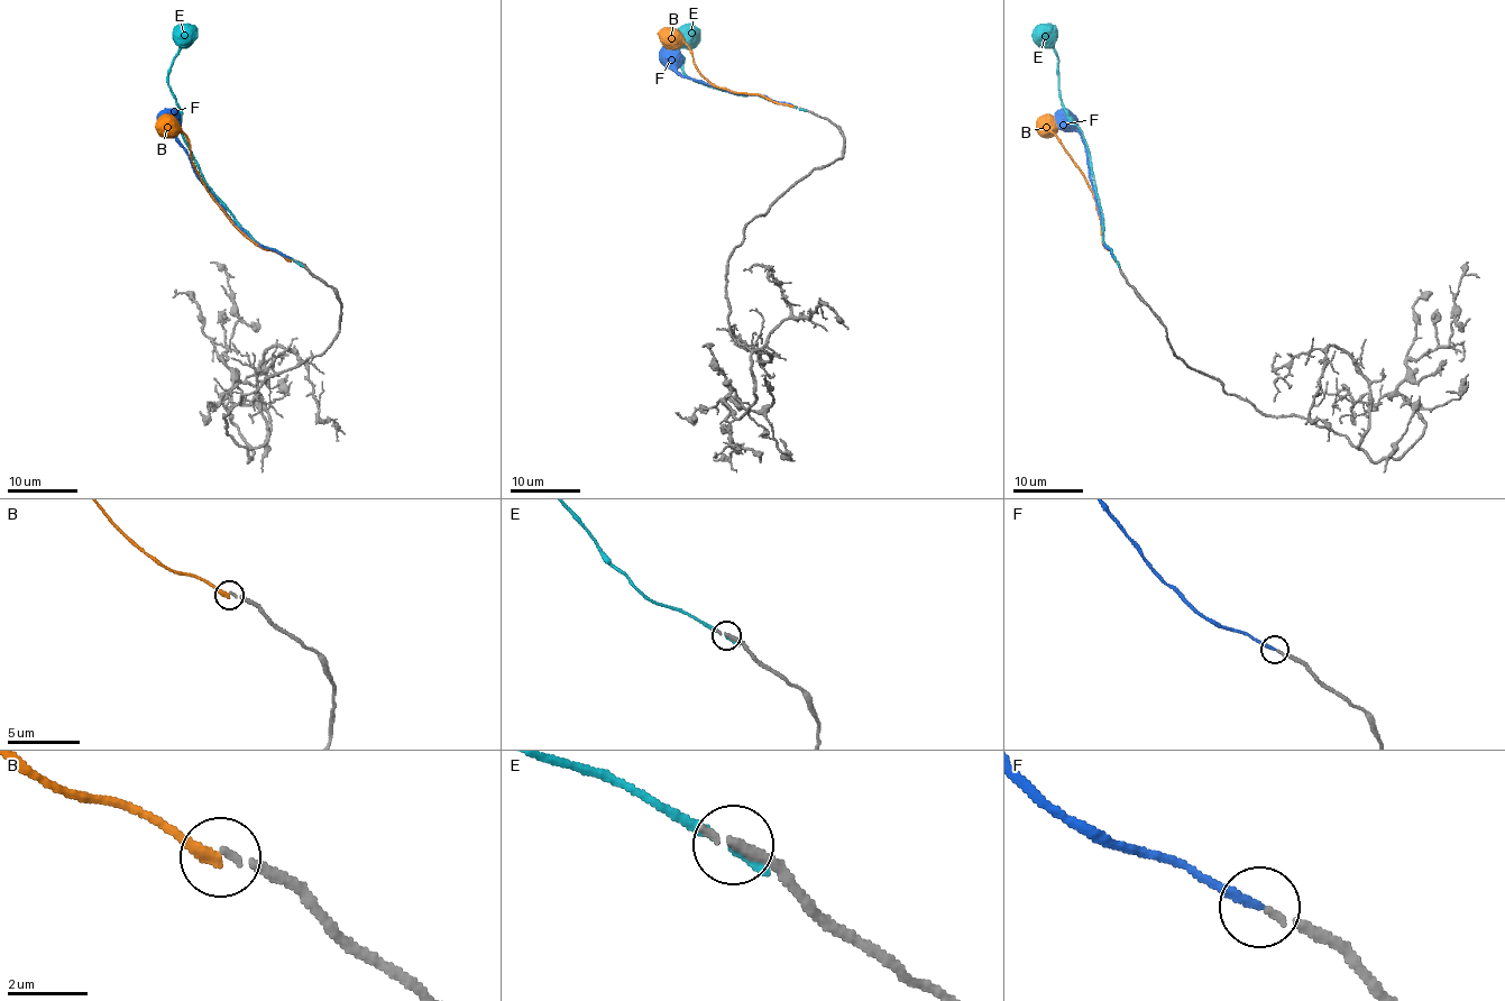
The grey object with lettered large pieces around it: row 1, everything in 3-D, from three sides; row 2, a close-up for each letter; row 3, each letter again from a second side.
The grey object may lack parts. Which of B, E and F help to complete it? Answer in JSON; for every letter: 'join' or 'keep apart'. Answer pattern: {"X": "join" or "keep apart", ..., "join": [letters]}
{"B": "keep apart", "E": "keep apart", "F": "join", "join": ["F"]}

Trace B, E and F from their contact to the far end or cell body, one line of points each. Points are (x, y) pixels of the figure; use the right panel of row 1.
B: (1115, 260), (1102, 242), (1095, 195), (1061, 139), (1052, 131), (1040, 135), (1040, 126)
E: (1118, 262), (1106, 245), (1088, 147), (1062, 103), (1058, 56), (1039, 35), (1037, 25)
F: (1115, 258), (1103, 245), (1100, 213), (1088, 171), (1086, 145), (1055, 111)

